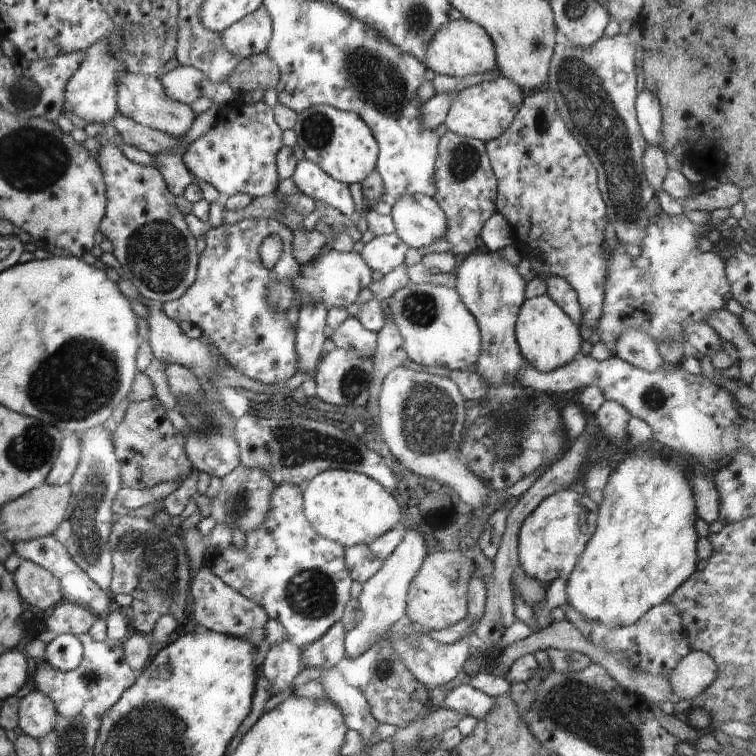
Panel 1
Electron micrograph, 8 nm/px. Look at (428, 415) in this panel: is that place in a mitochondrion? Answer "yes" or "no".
yes

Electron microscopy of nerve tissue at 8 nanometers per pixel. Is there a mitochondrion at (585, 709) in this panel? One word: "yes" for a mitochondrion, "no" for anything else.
yes

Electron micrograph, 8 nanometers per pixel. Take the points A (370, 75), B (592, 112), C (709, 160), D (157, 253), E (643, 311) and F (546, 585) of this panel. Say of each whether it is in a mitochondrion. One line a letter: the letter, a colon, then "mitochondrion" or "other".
A: mitochondrion
B: mitochondrion
C: other
D: mitochondrion
E: other
F: other

